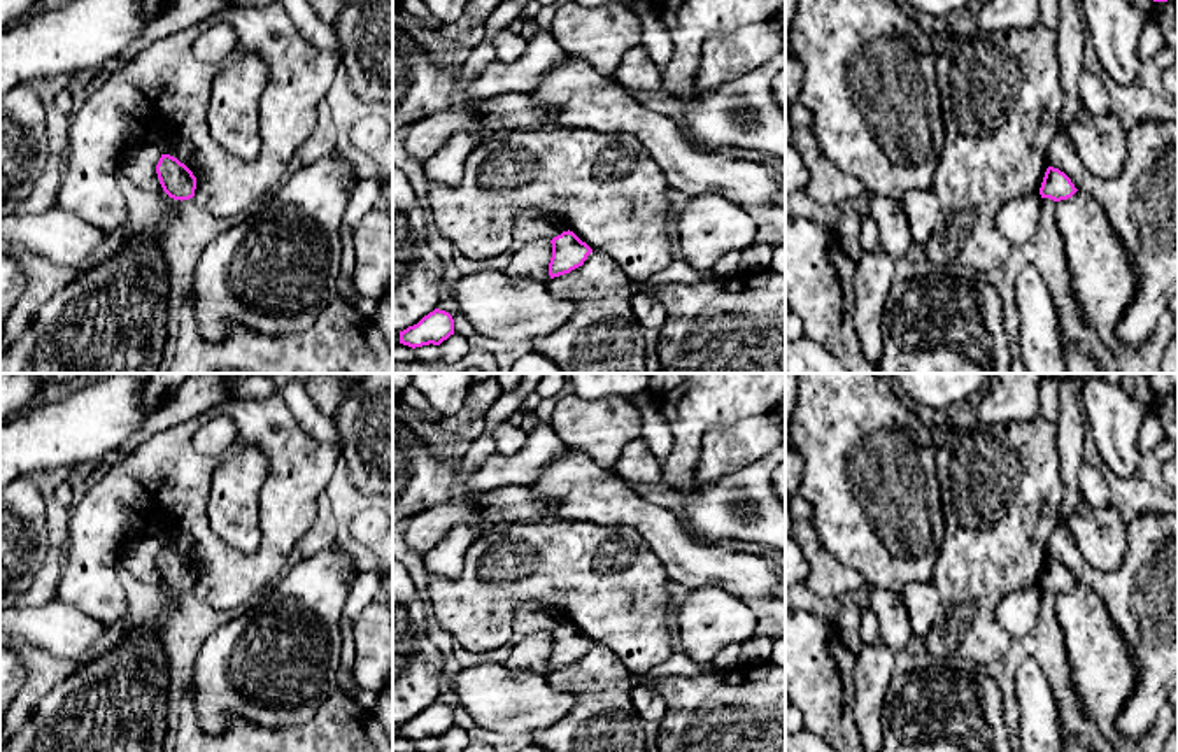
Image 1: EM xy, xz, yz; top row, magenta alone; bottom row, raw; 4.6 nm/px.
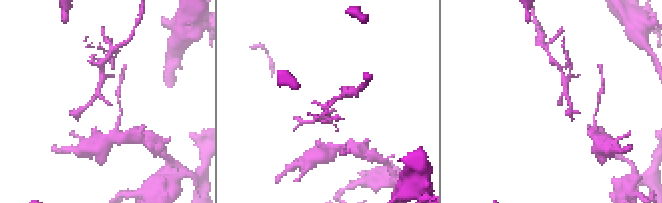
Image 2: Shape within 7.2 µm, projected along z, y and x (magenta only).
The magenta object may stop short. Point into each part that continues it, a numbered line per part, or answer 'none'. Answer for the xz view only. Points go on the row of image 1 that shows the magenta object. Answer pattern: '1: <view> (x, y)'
none

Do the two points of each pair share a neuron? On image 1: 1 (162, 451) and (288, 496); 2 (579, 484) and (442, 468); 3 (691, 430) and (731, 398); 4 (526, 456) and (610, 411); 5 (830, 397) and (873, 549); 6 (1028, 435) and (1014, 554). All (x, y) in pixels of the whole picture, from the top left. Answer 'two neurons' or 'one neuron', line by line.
1: one neuron
2: two neurons
3: one neuron
4: two neurons
5: one neuron
6: one neuron

